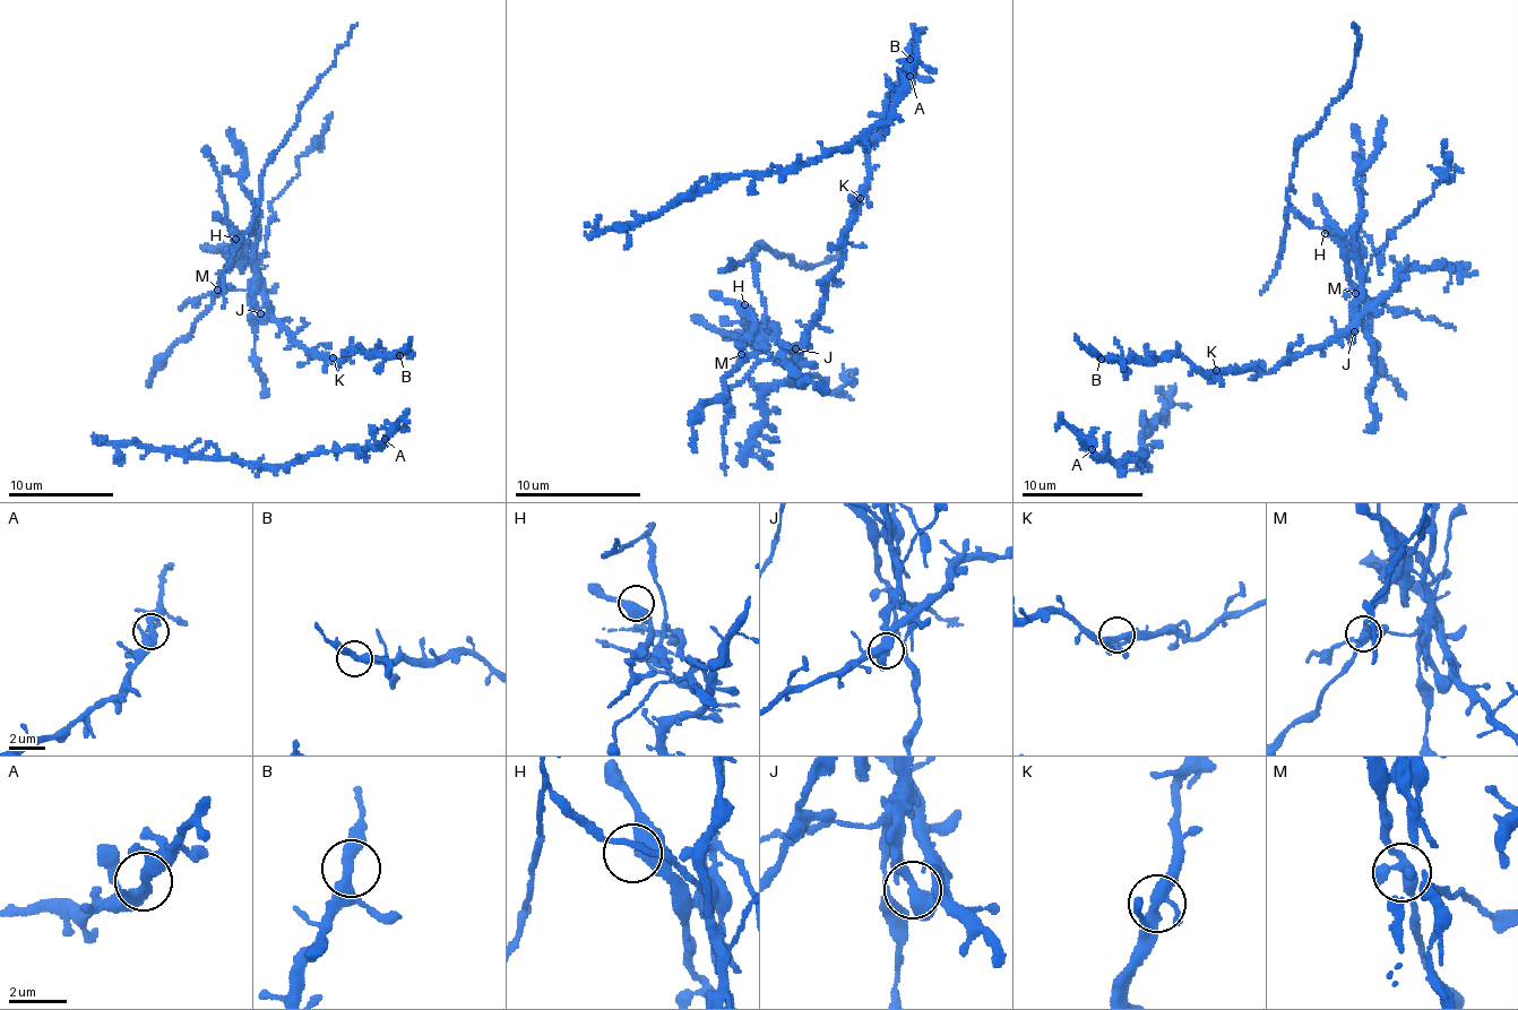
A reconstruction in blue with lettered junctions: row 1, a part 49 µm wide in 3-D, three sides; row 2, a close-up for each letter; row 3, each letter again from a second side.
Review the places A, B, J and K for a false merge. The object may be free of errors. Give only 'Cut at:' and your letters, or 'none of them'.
Cut at: J

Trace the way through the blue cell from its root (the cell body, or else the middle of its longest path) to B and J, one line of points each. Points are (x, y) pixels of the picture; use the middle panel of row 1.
B: (857, 198), (868, 174), (871, 137), (880, 123), (883, 102), (896, 88), (898, 72), (910, 59)
J: (857, 198), (857, 221), (845, 239), (843, 266), (828, 278), (820, 318), (810, 328), (810, 337), (796, 350)

